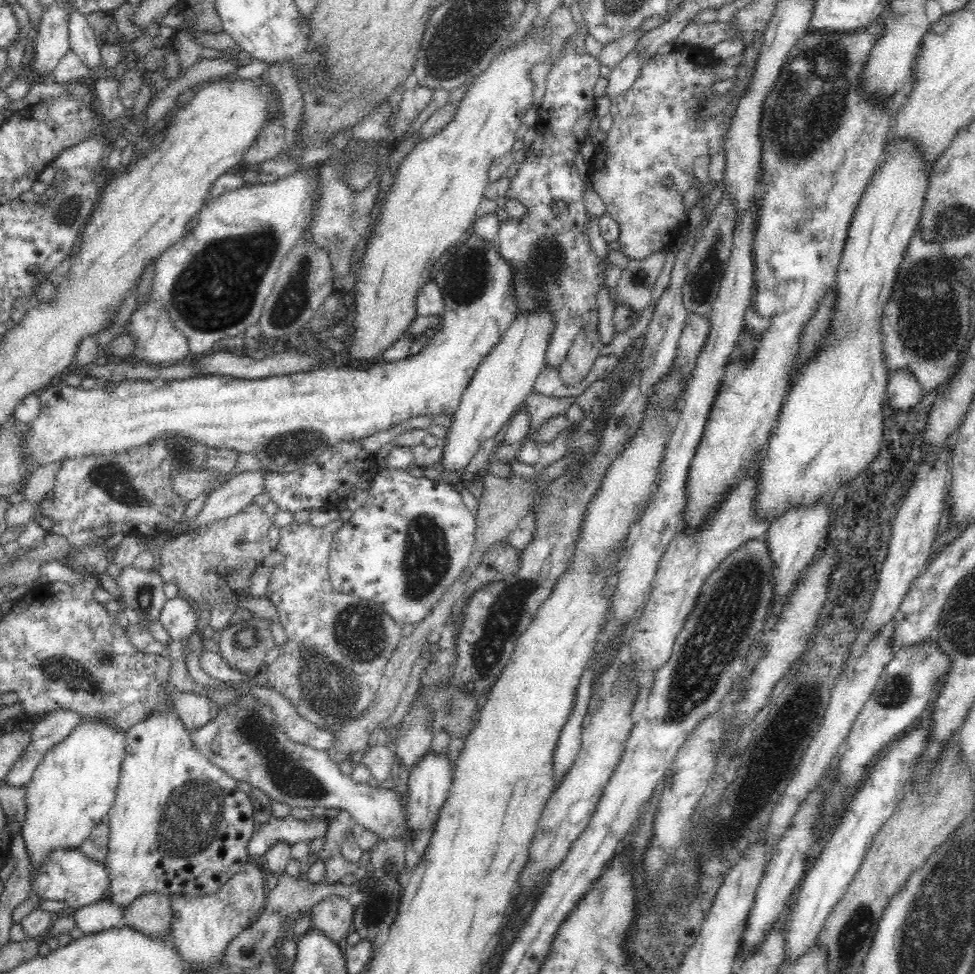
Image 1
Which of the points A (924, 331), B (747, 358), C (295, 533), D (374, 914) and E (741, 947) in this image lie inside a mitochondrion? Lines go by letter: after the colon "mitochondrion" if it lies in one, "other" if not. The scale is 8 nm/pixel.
A: mitochondrion
B: other
C: other
D: mitochondrion
E: other

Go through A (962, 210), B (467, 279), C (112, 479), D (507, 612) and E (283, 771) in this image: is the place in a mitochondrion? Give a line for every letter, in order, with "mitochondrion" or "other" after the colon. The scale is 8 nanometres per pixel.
A: mitochondrion
B: mitochondrion
C: mitochondrion
D: mitochondrion
E: mitochondrion

